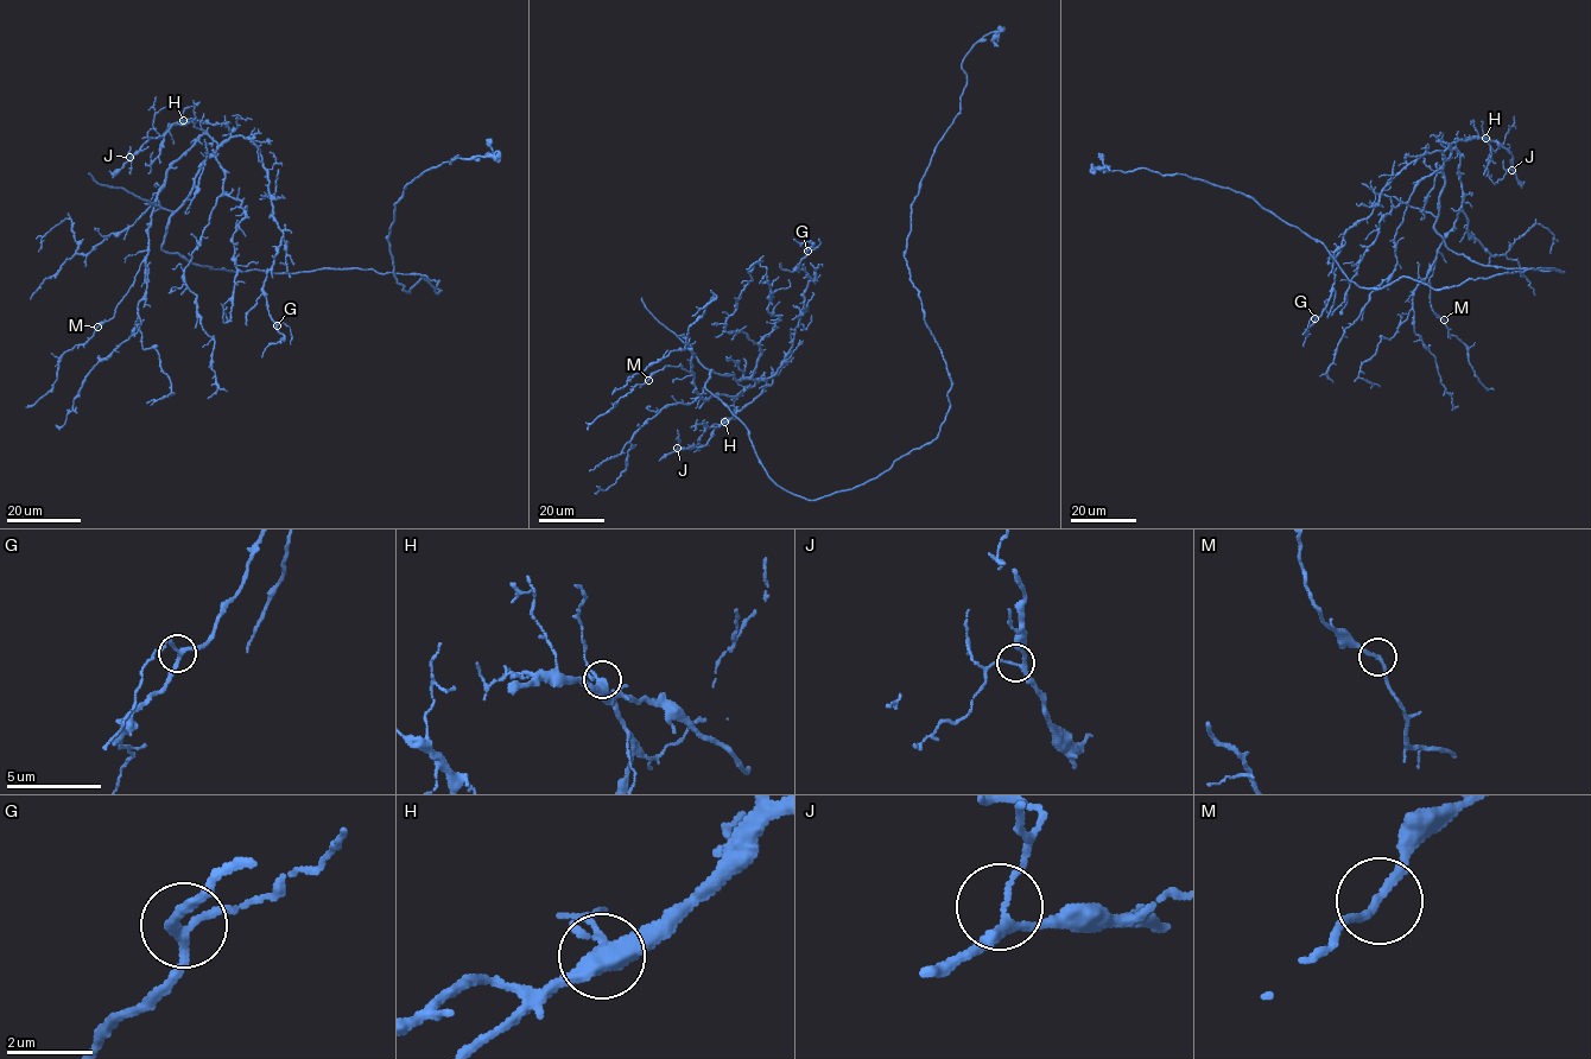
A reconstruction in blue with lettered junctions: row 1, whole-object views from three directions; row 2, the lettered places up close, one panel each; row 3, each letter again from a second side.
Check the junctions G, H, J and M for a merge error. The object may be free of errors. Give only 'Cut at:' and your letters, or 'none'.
Cut at: none

